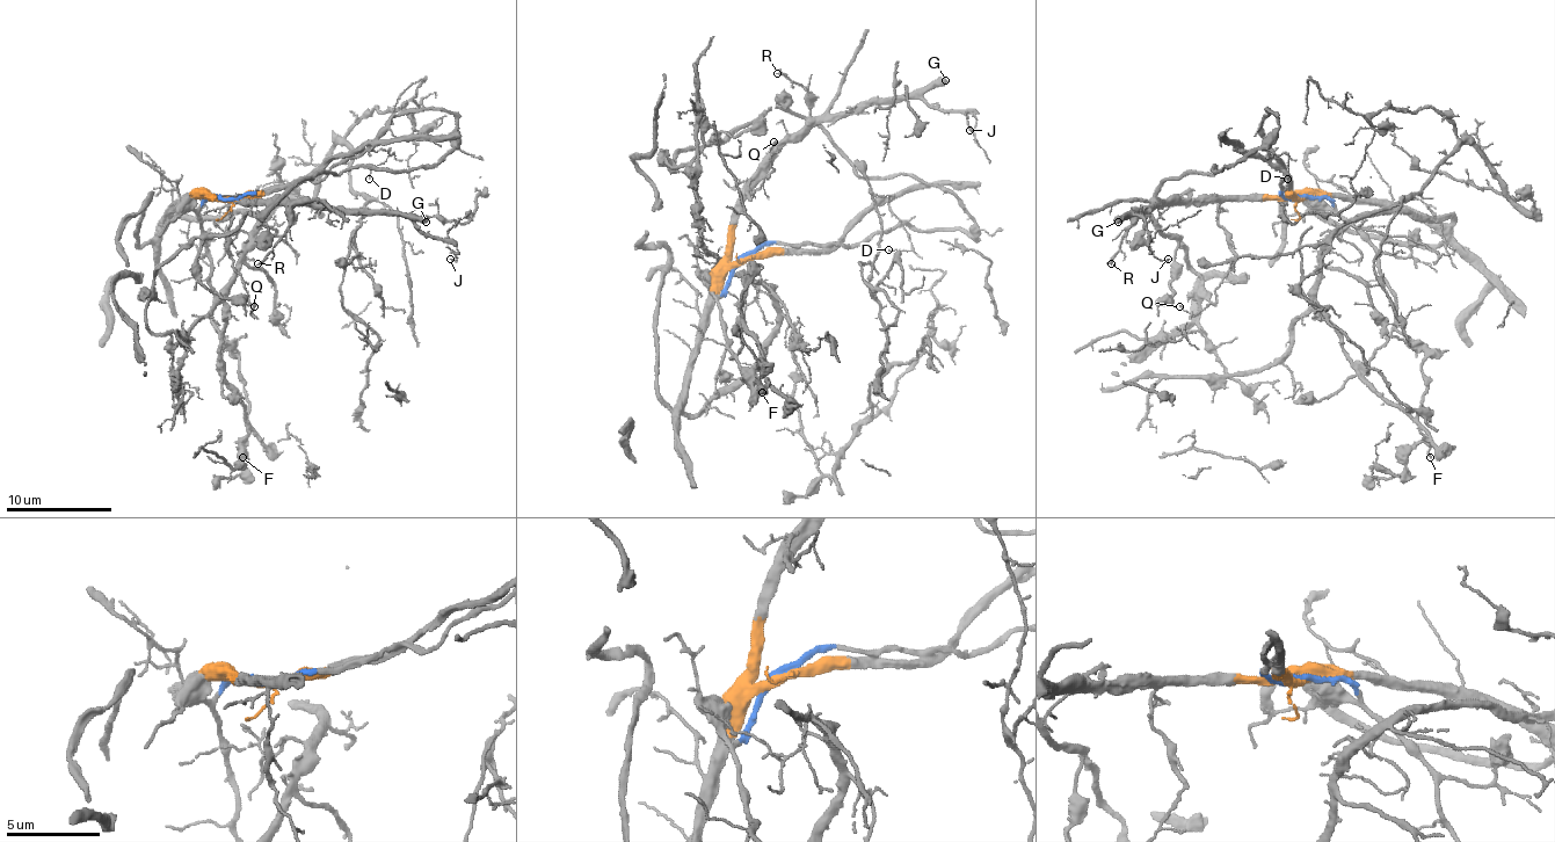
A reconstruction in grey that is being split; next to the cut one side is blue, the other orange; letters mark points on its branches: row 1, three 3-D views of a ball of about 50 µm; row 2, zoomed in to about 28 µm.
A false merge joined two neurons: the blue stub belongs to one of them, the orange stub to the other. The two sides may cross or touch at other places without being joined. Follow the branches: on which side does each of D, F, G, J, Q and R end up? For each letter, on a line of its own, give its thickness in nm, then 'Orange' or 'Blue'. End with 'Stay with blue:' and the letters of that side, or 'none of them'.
D: Thickness 100 nm. Orange
F: Thickness 130 nm. Blue
G: Thickness 500 nm. Orange
J: Thickness 90 nm. Orange
Q: Thickness 110 nm. Orange
R: Thickness 180 nm. Orange
Stay with blue: F

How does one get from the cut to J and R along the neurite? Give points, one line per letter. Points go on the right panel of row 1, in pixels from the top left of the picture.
J: (1298, 197), (1161, 200), (1136, 213), (1147, 229), (1150, 251), (1163, 261), (1169, 259)
R: (1298, 197), (1171, 200), (1150, 208), (1132, 226), (1110, 263)

